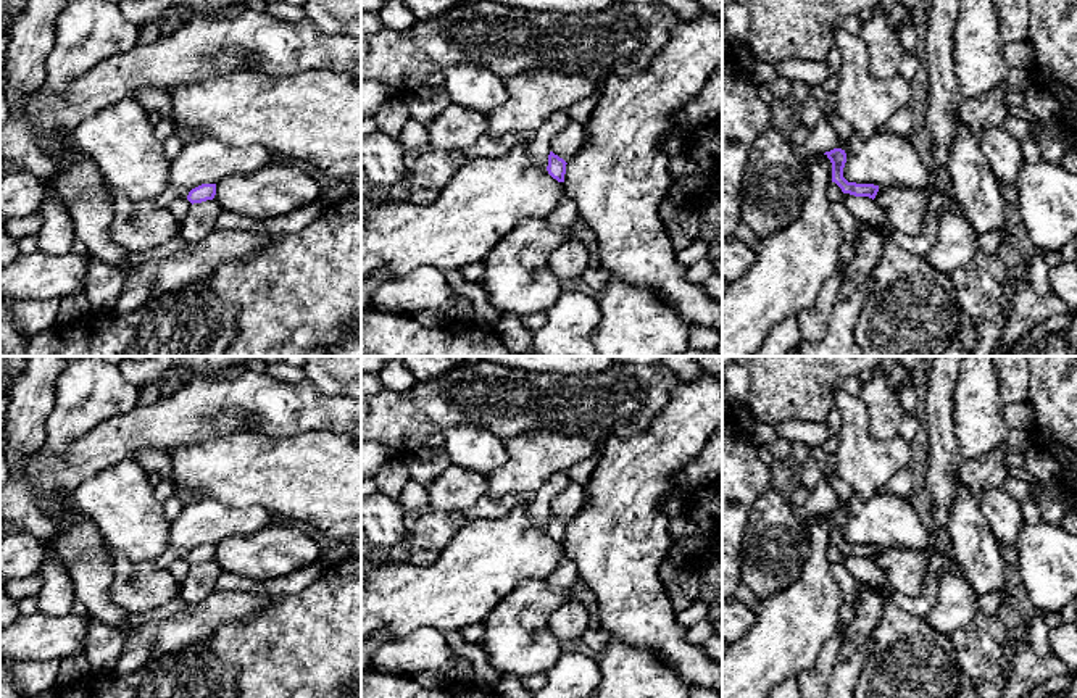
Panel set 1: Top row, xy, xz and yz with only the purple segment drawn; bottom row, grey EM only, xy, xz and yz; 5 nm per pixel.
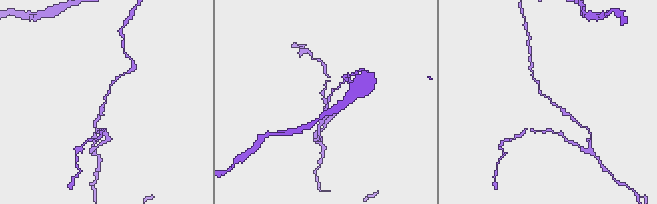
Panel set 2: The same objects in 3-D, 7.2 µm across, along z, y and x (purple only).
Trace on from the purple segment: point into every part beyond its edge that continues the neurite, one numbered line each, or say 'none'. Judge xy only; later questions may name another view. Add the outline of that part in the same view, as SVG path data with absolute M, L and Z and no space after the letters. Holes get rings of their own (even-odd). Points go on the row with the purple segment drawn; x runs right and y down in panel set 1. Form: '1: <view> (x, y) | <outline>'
1: xy (274, 191) | M277 161L252 174L224 177L216 184L214 200L224 211L264 221L287 216L321 197L314 176Z

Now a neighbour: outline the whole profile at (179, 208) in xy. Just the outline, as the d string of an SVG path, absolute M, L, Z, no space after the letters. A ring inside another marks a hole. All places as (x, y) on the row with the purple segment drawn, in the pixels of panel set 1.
M182 197L182 198L174 200L168 206L168 210L174 216L174 219L181 224L190 211L190 205L192 203L187 200L187 197Z

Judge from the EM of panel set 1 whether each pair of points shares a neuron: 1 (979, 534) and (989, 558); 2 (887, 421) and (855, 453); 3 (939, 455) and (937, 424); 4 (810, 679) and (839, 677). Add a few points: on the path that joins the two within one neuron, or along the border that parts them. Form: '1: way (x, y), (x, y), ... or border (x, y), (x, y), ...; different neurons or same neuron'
1: way (979, 540), (982, 552); same neuron
2: border (863, 398), (869, 432), (876, 439), (895, 437); different neurons
3: way (939, 447), (939, 432); same neuron
4: border (839, 661), (829, 681); different neurons

